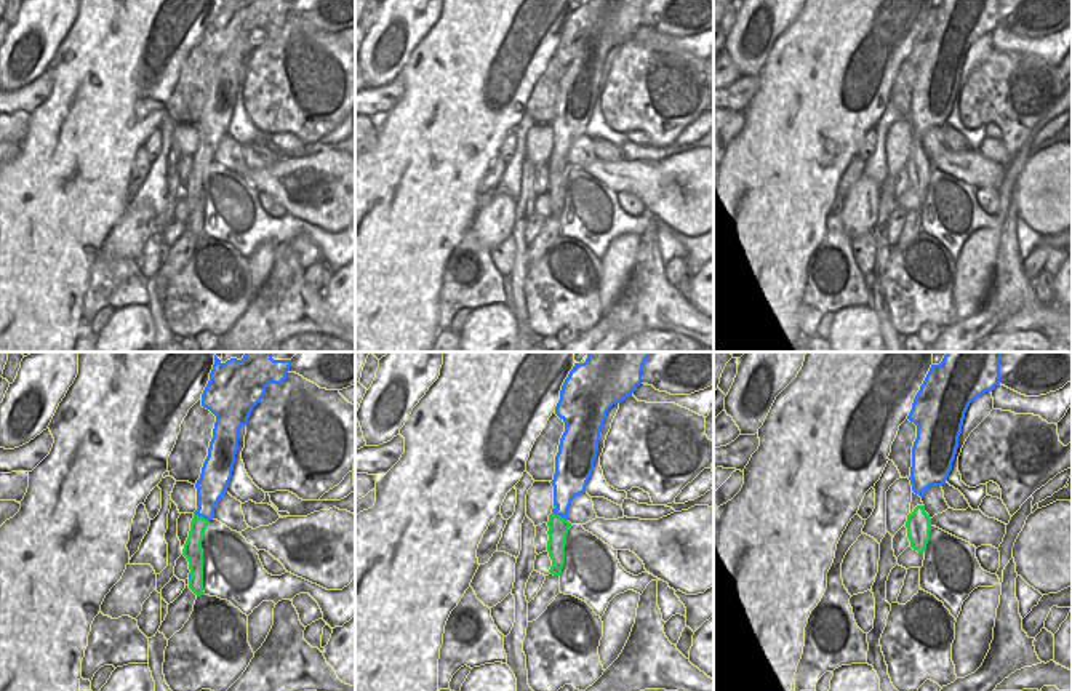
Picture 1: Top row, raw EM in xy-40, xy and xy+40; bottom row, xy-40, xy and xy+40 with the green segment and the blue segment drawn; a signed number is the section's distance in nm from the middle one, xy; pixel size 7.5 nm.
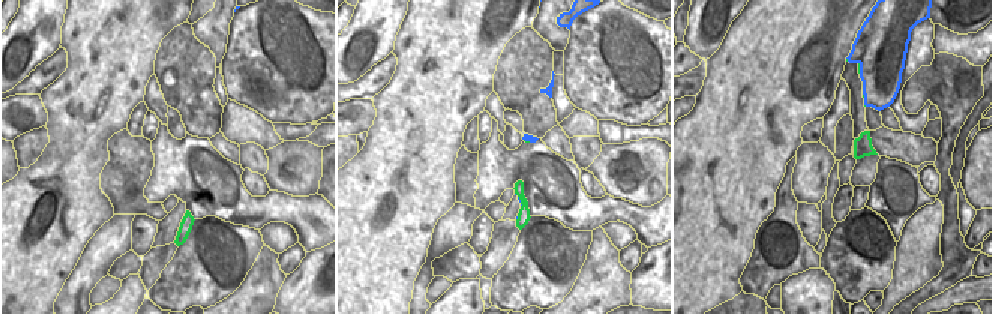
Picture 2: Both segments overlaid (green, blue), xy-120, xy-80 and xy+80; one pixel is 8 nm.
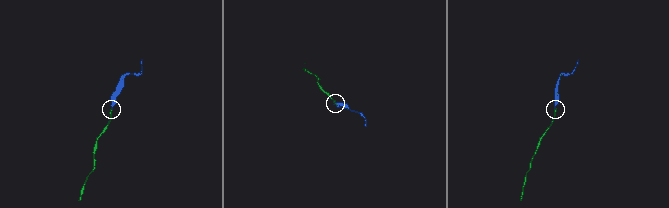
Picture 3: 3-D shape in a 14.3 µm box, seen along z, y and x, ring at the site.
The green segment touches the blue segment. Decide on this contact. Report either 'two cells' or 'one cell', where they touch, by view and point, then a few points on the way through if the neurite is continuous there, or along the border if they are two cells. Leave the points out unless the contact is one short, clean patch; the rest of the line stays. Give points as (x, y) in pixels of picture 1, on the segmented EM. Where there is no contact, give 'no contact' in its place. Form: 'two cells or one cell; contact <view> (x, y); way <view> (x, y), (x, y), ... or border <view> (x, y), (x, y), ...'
two cells; contact xy (557, 515)

